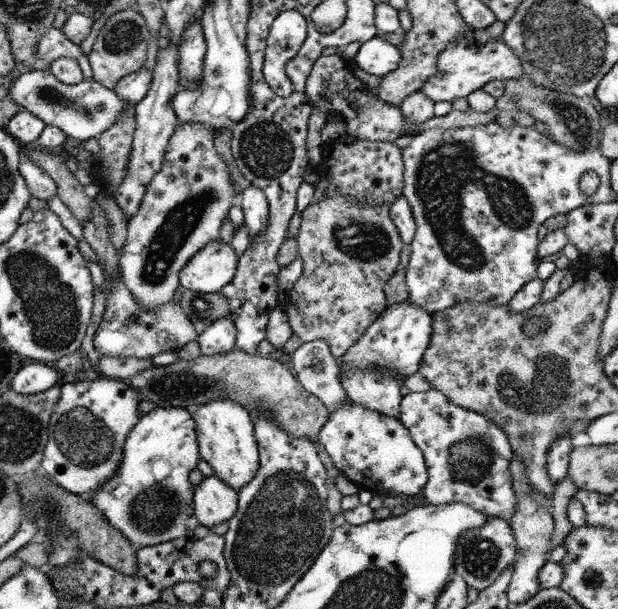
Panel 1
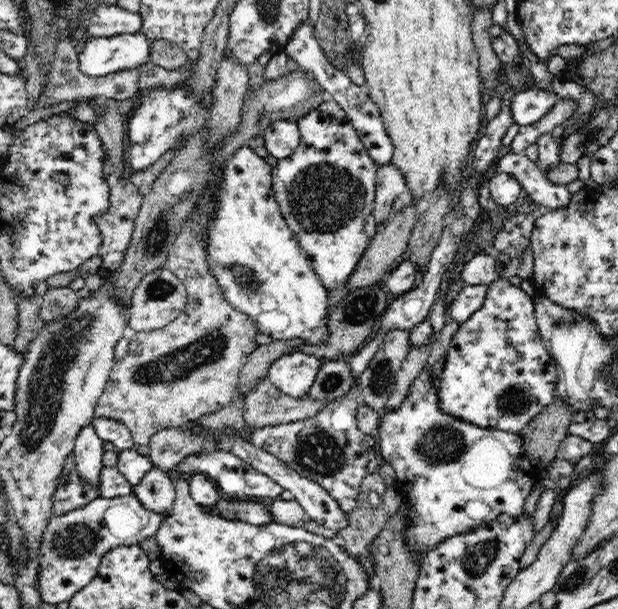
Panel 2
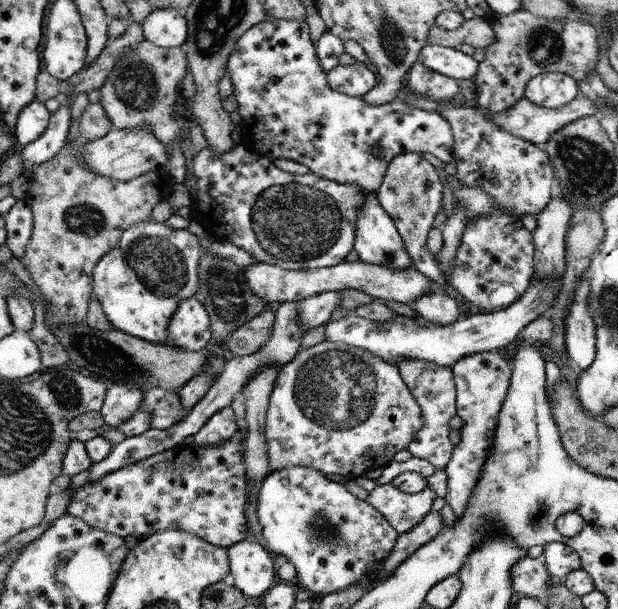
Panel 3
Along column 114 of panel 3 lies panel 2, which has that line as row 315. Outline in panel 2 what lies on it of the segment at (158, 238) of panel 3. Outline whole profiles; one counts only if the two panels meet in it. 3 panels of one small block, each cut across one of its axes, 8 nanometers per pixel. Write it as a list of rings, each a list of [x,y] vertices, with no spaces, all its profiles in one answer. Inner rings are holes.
[[[247,145],[236,150],[236,153],[224,163],[224,184],[220,186],[219,196],[219,207],[218,213],[215,214],[215,220],[211,222],[211,225],[207,226],[206,243],[208,252],[208,267],[211,268],[212,272],[215,272],[215,277],[218,278],[219,286],[222,288],[224,298],[231,303],[232,307],[236,310],[243,311],[247,314],[252,322],[255,322],[256,328],[262,334],[268,334],[273,340],[303,340],[306,345],[313,344],[316,346],[317,343],[325,342],[328,339],[328,290],[323,285],[320,277],[314,273],[312,264],[309,259],[305,256],[304,251],[298,245],[296,241],[296,235],[292,232],[292,229],[288,226],[288,223],[284,220],[280,207],[275,198],[272,183],[272,168],[266,163],[264,158],[260,158],[258,154],[254,153]]]

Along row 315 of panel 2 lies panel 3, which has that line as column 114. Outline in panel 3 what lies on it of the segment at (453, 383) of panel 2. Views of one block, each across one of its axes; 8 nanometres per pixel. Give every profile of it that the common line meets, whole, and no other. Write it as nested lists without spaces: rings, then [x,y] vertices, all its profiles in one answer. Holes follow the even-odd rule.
[[[238,431],[232,439],[218,446],[184,446],[181,443],[170,450],[138,460],[130,466],[106,474],[98,482],[86,483],[77,489],[66,506],[66,513],[85,521],[92,528],[102,529],[123,539],[131,535],[139,540],[146,540],[156,532],[166,532],[174,528],[194,533],[202,537],[202,540],[219,547],[232,547],[251,536],[248,520],[244,516],[245,503],[249,502],[245,495],[247,478],[244,440],[246,436]]]

